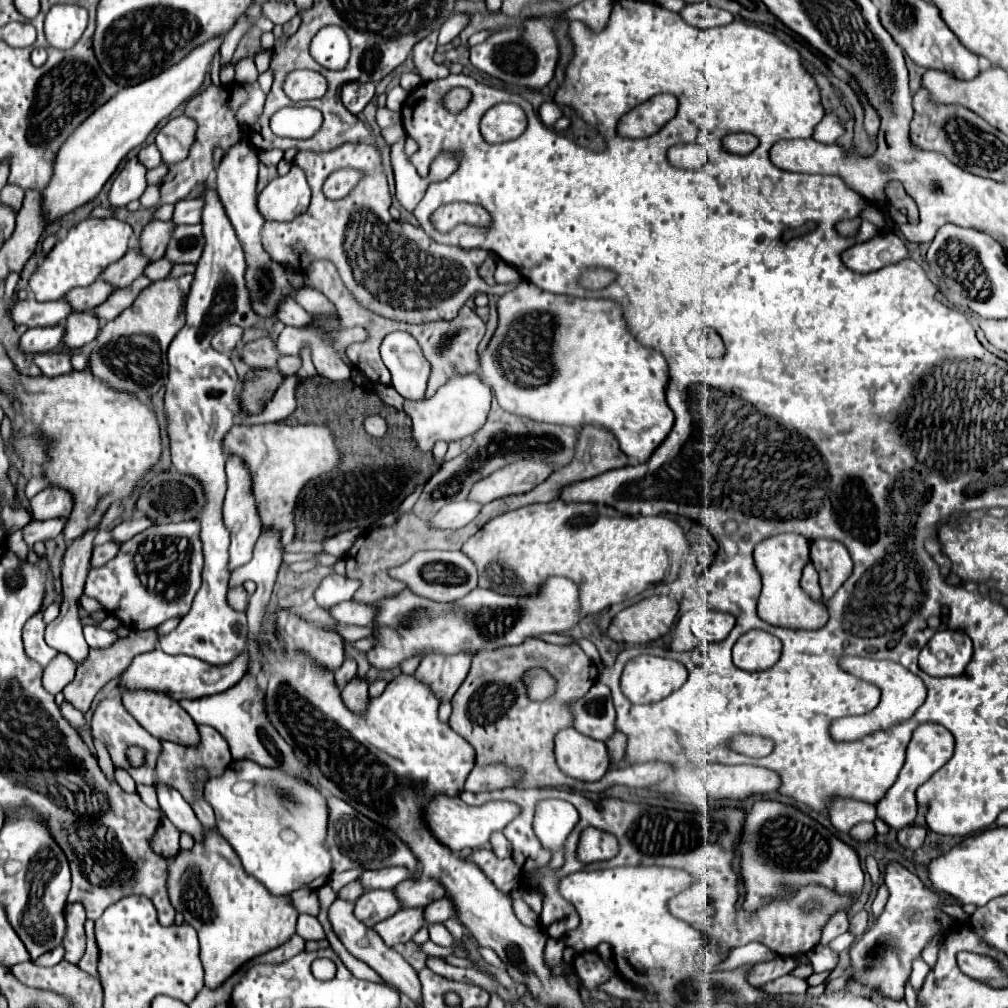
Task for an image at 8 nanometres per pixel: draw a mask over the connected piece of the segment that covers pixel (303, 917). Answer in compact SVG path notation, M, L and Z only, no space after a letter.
M300 914L298 916L298 930L296 932L304 940L324 940L326 938L326 932L322 930L318 918L310 916L310 914Z

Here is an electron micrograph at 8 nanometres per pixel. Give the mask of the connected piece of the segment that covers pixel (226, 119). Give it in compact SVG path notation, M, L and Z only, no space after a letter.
M210 84L206 90L192 96L184 108L184 116L192 118L198 124L198 132L194 136L194 144L190 148L190 156L182 160L182 164L170 164L168 174L160 182L160 204L176 204L184 200L196 186L202 186L212 172L212 150L220 146L228 150L240 140L240 126L236 120L236 110L246 102L246 90L238 84Z

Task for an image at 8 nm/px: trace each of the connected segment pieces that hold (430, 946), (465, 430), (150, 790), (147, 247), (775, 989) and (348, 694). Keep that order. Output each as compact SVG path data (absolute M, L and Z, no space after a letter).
M432 940L420 944L420 950L422 950L426 956L448 956L448 954L452 954L452 948L440 948L440 946L436 946Z
M464 374L464 376L454 376L438 388L438 392L424 402L414 404L414 400L406 400L404 396L398 396L394 388L388 386L374 386L374 392L384 400L386 404L404 410L412 418L412 440L416 442L416 448L422 452L432 452L436 442L456 442L462 440L482 428L482 424L488 418L490 412L490 402L492 402L492 392L490 388L480 380L478 374Z
M138 784L136 785L137 792L140 795L142 801L149 807L159 809L159 803L157 799L157 794L154 789L154 787L148 786L148 785L143 785L143 784Z
M152 220L144 226L142 234L140 234L140 244L138 248L142 248L142 254L150 260L156 262L164 256L166 244L170 242L170 230L174 228L174 224L170 222L160 222L160 220Z
M786 974L780 976L778 980L770 980L770 984L762 984L760 990L766 994L804 994L808 990L808 984L802 978Z
M354 678L346 684L346 688L342 688L342 700L346 704L348 710L352 712L364 712L366 710L366 702L370 702L368 696L368 682Z

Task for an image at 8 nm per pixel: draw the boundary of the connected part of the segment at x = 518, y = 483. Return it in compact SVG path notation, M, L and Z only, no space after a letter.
M534 460L514 462L508 468L502 468L492 476L478 480L468 494L468 500L478 500L478 504L488 504L504 496L530 492L532 488L542 484L552 474L552 470L554 466L548 462L534 462Z

